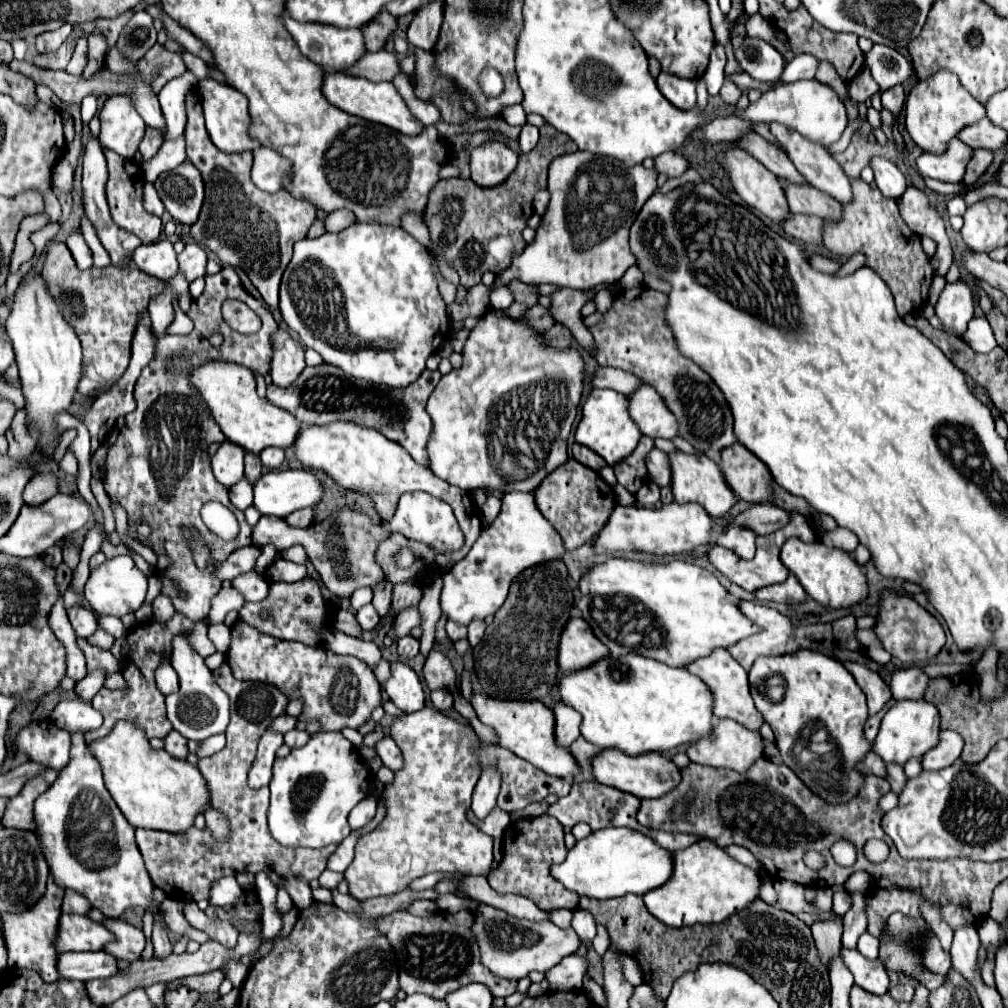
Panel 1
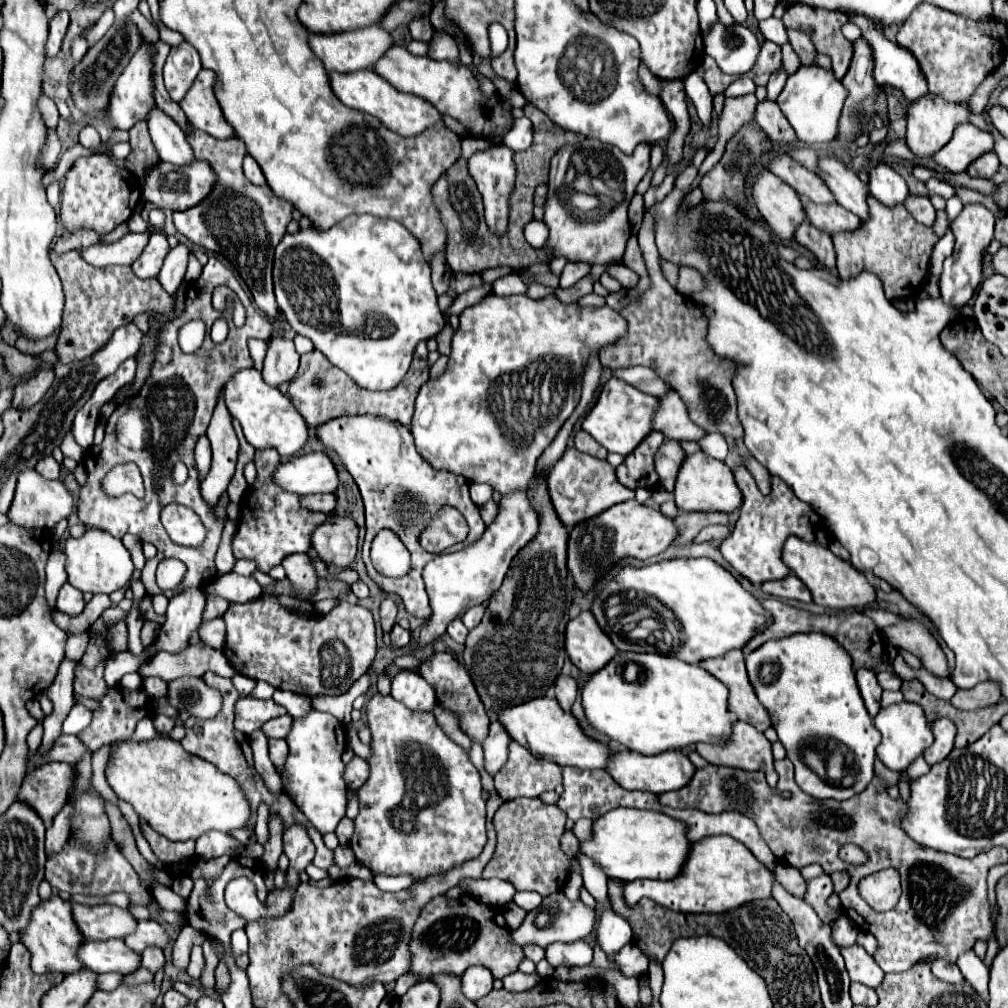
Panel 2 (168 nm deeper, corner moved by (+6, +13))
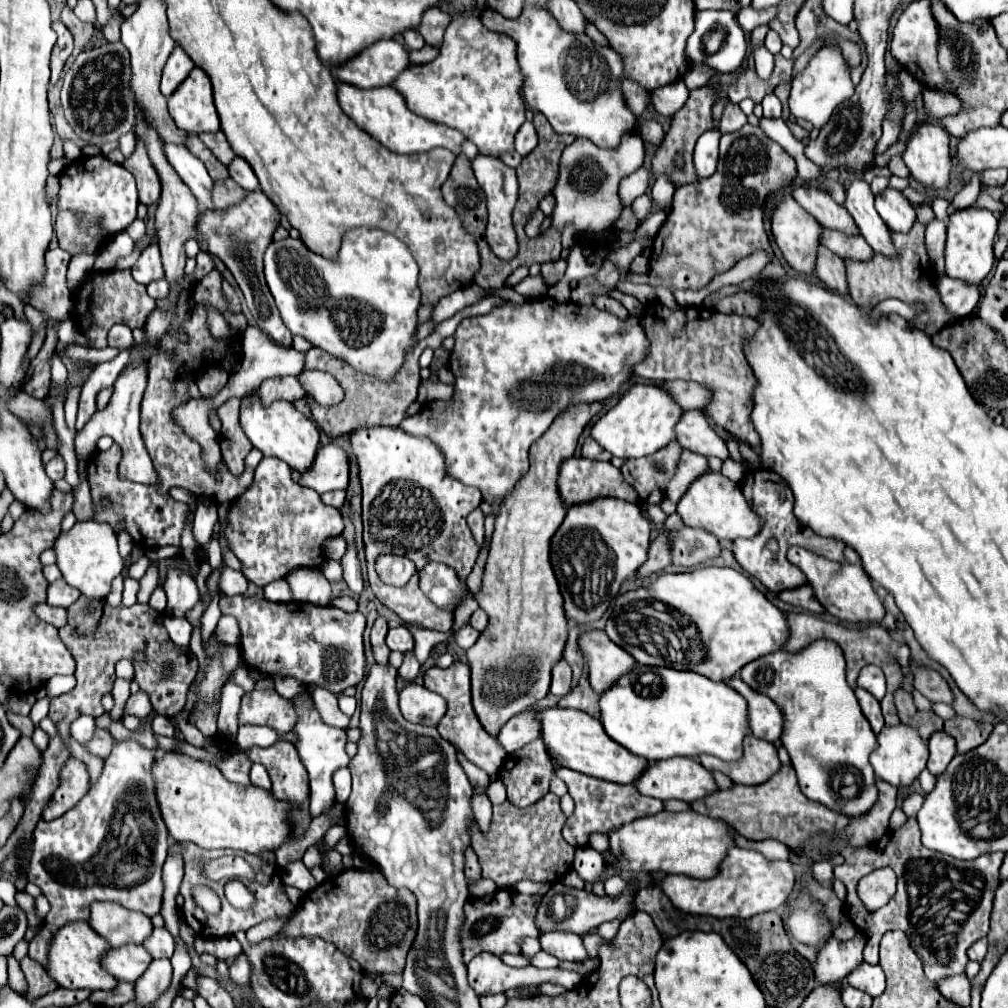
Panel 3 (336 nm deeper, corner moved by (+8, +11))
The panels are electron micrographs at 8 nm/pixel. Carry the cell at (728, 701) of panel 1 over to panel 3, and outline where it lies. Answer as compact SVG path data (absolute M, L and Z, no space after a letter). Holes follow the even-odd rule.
M732 677L726 683L748 701L748 719L750 719L750 731L754 733L754 737L770 743L778 741L784 729L784 715L780 707L770 697L750 689L740 677Z

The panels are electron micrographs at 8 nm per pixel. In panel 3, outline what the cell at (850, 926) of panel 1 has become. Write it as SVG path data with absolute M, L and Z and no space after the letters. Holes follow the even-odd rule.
M862 935L842 943L838 939L830 939L820 951L814 961L814 975L820 985L840 981L848 973L852 973L862 963L862 949L866 941Z

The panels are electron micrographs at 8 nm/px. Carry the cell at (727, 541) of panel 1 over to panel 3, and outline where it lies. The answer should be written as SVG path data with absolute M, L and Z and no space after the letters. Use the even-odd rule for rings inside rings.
M684 527L674 533L670 531L668 543L670 543L674 569L696 567L708 559L718 557L722 551L718 541L710 533L702 529L690 529L690 527Z

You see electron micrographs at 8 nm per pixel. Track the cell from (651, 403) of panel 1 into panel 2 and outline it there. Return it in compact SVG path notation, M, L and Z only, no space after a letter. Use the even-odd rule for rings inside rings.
M668 391L658 401L660 405L656 409L656 415L652 417L652 427L656 431L674 441L698 441L706 435L706 431L700 431L700 427L690 421L688 411L676 391Z

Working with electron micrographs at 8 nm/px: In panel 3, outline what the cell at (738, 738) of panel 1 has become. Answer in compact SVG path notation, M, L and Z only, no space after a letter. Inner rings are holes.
M748 735L744 741L742 761L728 763L728 761L718 761L716 757L700 757L700 763L708 771L720 771L728 775L738 785L766 783L782 767L778 759L778 751L772 743L756 739L756 749L754 749L754 735Z

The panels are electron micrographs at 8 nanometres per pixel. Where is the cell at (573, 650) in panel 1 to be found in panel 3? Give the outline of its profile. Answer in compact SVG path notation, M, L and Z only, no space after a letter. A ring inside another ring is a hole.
M604 631L584 633L580 637L580 649L590 669L590 685L598 695L602 695L604 689L610 689L636 665L634 657L612 643Z

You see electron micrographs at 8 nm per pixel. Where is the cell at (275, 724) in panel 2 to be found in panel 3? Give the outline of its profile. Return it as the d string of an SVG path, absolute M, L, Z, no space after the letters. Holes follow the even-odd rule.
M240 725L238 737L236 737L236 743L238 743L242 749L248 749L248 747L270 747L270 745L274 745L276 741L295 743L297 741L297 736L295 733L289 732L284 734L284 737L278 737L278 733L272 731L270 727Z

